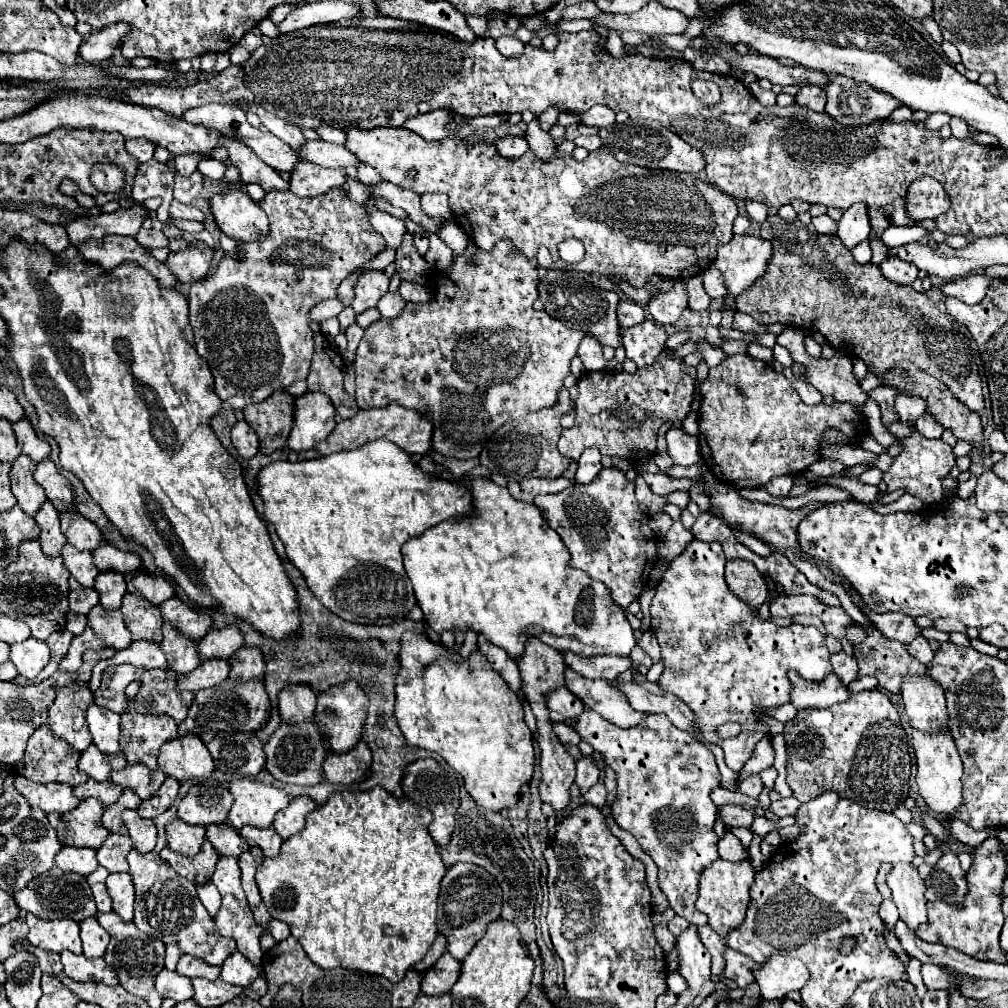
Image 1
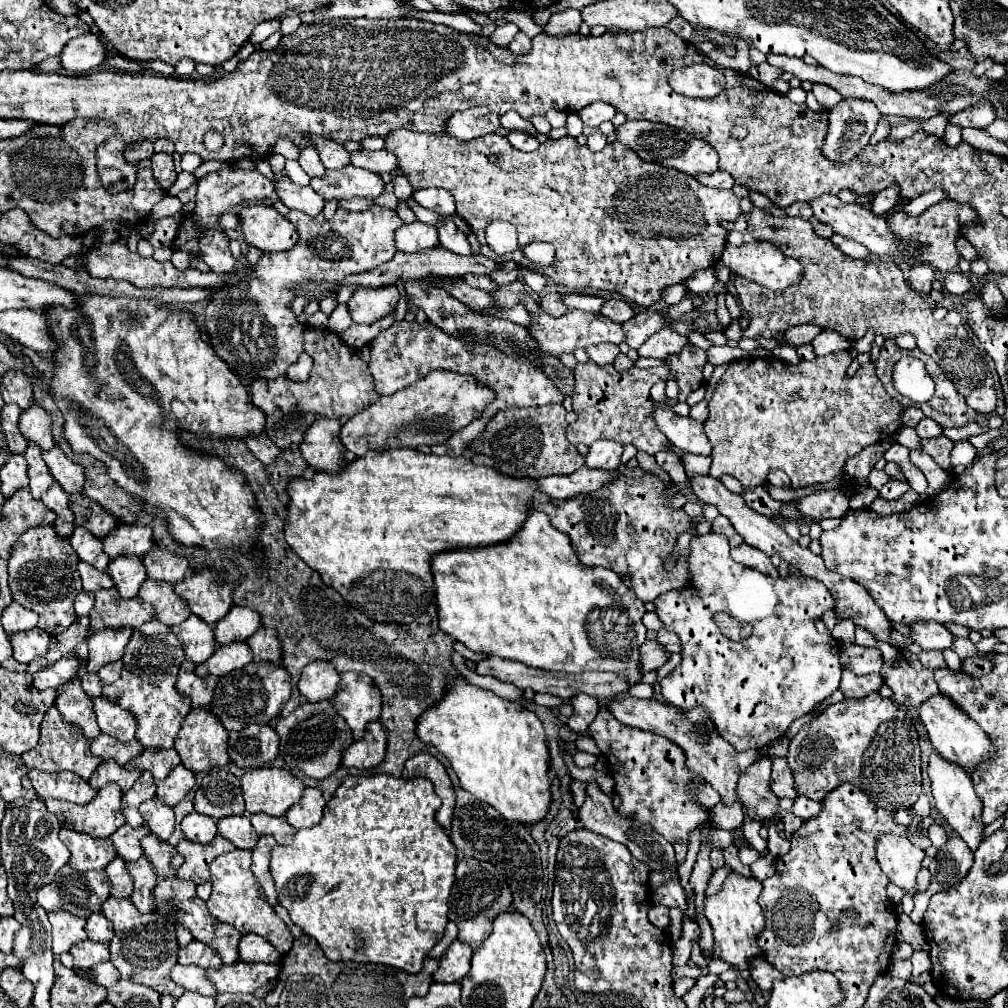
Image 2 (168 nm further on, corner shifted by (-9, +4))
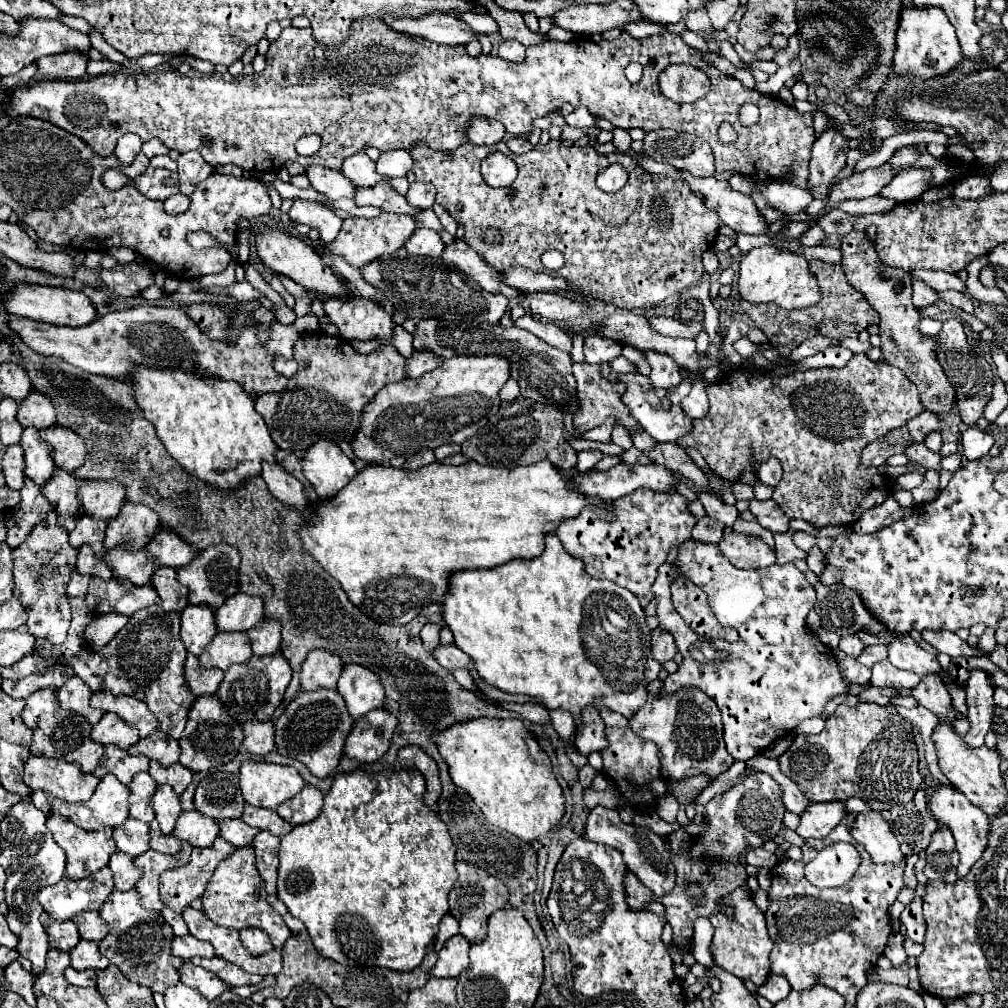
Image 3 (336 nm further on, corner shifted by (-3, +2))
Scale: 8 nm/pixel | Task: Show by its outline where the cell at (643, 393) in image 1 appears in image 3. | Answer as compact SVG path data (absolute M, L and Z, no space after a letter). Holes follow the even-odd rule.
M583 362L583 364L573 364L573 376L575 376L575 380L577 380L577 392L579 392L579 400L581 400L581 410L573 416L573 424L577 426L579 434L583 434L583 432L587 432L587 430L591 430L591 428L601 426L601 422L605 422L607 416L613 416L617 422L625 424L625 426L629 428L629 432L639 430L637 422L629 416L627 408L625 408L623 402L621 402L623 384L619 384L619 382L617 382L617 384L611 384L609 380L601 378L599 366L587 364L587 362Z

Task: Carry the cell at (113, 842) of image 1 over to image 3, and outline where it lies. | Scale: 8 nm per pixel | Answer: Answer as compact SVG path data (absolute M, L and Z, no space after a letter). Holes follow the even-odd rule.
M129 816L123 826L117 826L113 830L113 838L121 852L129 856L139 856L149 850L149 824Z

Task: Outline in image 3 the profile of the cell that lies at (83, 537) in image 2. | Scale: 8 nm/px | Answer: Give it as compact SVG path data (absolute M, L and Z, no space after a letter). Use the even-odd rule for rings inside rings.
M83 516L79 520L79 524L75 526L75 530L69 532L69 542L71 542L71 546L77 546L77 548L83 544L91 544L97 558L103 558L107 552L103 546L105 528L107 528L107 522L99 522L97 518Z

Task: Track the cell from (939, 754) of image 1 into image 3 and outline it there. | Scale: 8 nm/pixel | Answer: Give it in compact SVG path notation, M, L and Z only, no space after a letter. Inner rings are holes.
M951 784L947 786L939 786L935 792L933 792L933 798L931 798L931 814L943 822L951 832L953 832L953 838L957 842L957 852L961 856L959 860L959 866L957 866L957 876L963 878L967 876L967 872L971 870L971 866L983 856L983 850L987 848L987 832L989 832L989 820L987 820L987 814L973 806L959 790L955 790Z

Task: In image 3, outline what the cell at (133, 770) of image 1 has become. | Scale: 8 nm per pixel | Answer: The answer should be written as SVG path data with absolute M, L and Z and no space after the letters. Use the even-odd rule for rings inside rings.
M161 730L149 734L147 738L141 738L135 746L129 746L129 754L145 754L147 758L157 760L161 766L171 766L179 760L181 748L177 740L167 738L167 734L161 734Z

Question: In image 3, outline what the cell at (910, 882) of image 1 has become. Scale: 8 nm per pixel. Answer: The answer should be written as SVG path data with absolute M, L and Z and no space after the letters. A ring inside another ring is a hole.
M877 810L859 812L851 826L851 836L859 844L863 844L863 848L875 862L899 864L905 858L885 816Z

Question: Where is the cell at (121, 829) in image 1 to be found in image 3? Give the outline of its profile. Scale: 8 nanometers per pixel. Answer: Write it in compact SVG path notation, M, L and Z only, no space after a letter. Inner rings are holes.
M139 772L131 780L129 788L131 788L131 796L129 796L131 816L149 824L155 818L151 810L151 794L155 794L157 782L149 776L149 772Z

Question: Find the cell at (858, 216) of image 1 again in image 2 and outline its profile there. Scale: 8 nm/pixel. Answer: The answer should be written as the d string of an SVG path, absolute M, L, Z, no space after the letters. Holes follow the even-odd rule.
M885 188L881 192L877 192L871 200L871 212L875 216L883 216L889 208L893 208L897 204L897 196L899 196L899 190L897 188Z

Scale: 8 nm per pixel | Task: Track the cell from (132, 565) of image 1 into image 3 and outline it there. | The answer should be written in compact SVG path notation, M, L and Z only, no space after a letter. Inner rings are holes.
M125 502L107 526L105 534L105 548L113 546L127 546L131 550L139 550L147 546L147 542L159 530L159 514L151 508L135 502Z

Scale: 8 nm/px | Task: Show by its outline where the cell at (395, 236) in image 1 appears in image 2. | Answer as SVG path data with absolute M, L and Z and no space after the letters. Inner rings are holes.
M413 222L413 224L401 224L395 232L395 244L401 252L419 252L425 248L437 246L437 230L431 224Z

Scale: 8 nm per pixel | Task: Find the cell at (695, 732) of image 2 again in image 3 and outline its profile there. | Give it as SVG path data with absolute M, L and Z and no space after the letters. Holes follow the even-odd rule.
M683 686L675 694L661 696L659 700L649 700L631 720L631 730L643 740L651 740L659 746L659 762L663 778L685 778L695 774L717 776L727 772L733 764L731 754L725 750L723 742L723 722L715 700L697 688Z

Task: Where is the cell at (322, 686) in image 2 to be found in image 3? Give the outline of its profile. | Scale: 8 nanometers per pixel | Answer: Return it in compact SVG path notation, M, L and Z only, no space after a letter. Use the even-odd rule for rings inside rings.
M311 650L301 666L301 688L317 690L317 688L337 688L337 680L343 672L343 662L337 654L327 650Z

